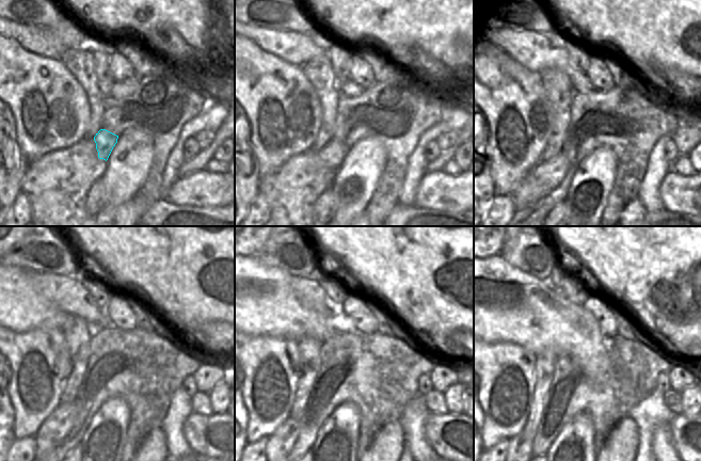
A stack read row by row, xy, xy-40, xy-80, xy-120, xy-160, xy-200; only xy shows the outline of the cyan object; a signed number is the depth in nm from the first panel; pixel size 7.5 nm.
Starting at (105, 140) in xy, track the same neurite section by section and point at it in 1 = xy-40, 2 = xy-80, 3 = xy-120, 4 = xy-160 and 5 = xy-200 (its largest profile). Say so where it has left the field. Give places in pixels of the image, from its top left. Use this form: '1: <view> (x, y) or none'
1: xy-40 (331, 156)
2: xy-80 (544, 177)
3: xy-120 (61, 420)
4: xy-160 (280, 443)
5: xy-200 (522, 443)

